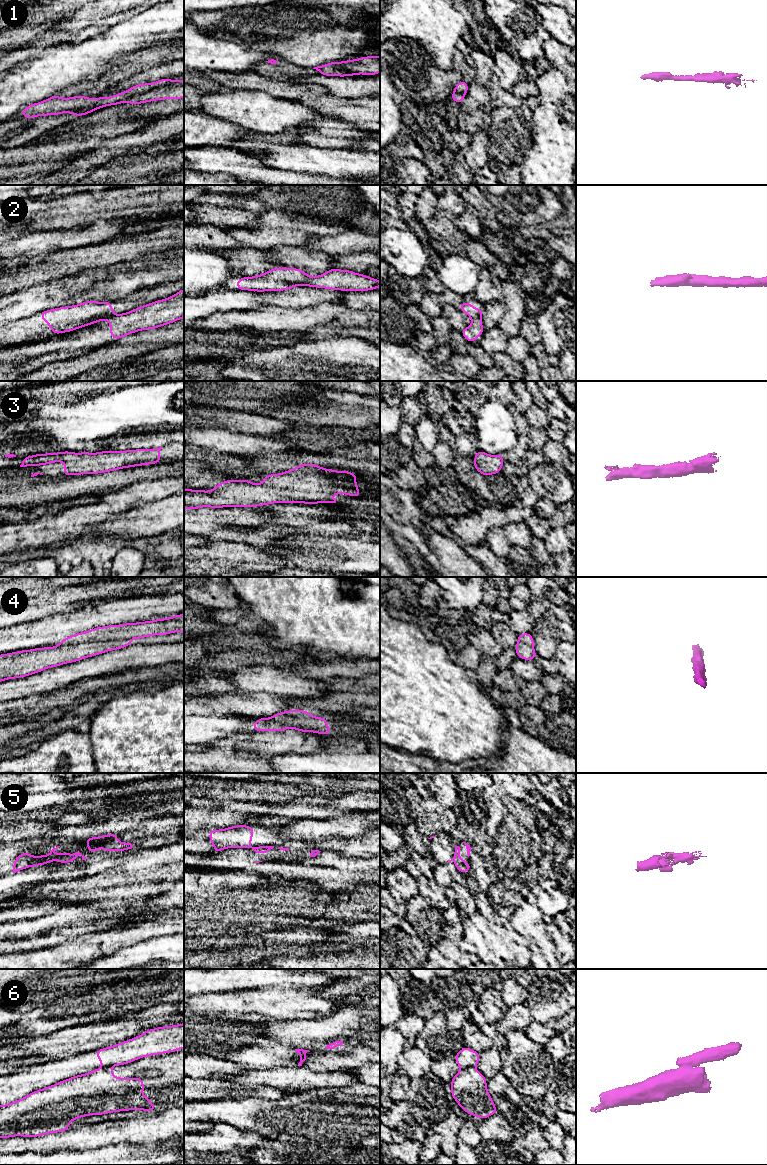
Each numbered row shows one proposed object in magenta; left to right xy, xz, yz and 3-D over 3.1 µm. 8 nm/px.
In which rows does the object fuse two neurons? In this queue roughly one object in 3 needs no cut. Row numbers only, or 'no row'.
1, 2, 5, 6

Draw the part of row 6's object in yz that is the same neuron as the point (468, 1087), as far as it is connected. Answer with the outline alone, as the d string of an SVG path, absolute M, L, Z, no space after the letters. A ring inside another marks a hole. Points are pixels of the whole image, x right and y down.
M473 1067L461 1068L450 1085L451 1095L464 1112L482 1119L498 1112L487 1091L487 1080Z

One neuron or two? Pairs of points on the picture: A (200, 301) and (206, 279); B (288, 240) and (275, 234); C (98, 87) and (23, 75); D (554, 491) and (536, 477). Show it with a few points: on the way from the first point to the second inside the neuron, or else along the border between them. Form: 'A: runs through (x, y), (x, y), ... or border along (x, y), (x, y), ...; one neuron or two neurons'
A: border along (221, 288), (194, 295); two neurons
B: runs through (285, 237), (278, 237); one neuron
C: border along (109, 73), (95, 80), (85, 82); two neurons
D: runs through (550, 487), (540, 478); one neuron

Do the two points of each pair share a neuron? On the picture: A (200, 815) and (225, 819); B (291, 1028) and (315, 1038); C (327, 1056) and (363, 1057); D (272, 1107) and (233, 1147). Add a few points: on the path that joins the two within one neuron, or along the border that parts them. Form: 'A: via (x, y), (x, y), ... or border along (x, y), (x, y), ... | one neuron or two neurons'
A: via (206, 819), (219, 819) | one neuron
B: via (297, 1034), (309, 1034) | one neuron
C: via (336, 1061), (354, 1062) | one neuron
D: border along (231, 1125), (243, 1130), (257, 1131), (264, 1138) | two neurons

